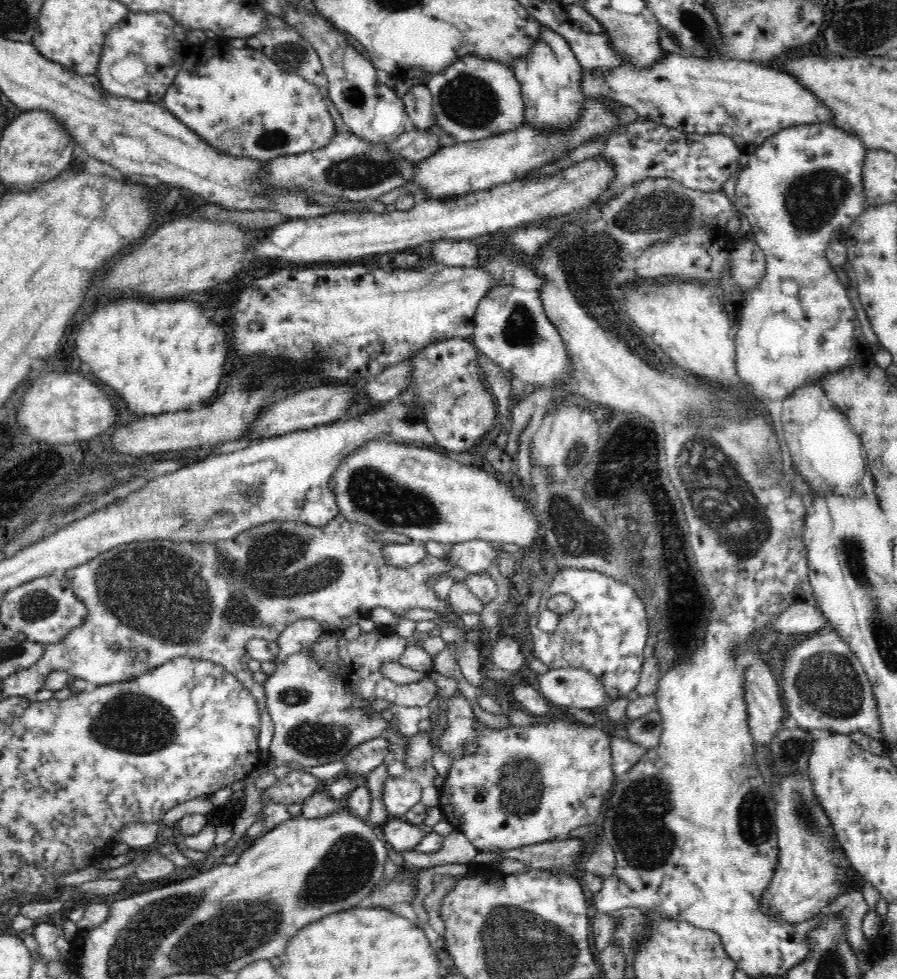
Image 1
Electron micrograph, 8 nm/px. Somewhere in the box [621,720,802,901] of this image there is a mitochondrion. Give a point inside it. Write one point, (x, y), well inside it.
(754, 822)

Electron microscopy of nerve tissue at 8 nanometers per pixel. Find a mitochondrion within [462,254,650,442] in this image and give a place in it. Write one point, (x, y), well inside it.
(521, 329)

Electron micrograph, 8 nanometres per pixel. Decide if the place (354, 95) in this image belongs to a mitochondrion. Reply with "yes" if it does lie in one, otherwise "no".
yes

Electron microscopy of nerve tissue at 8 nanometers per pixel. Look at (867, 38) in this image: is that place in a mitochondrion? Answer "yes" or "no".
yes

